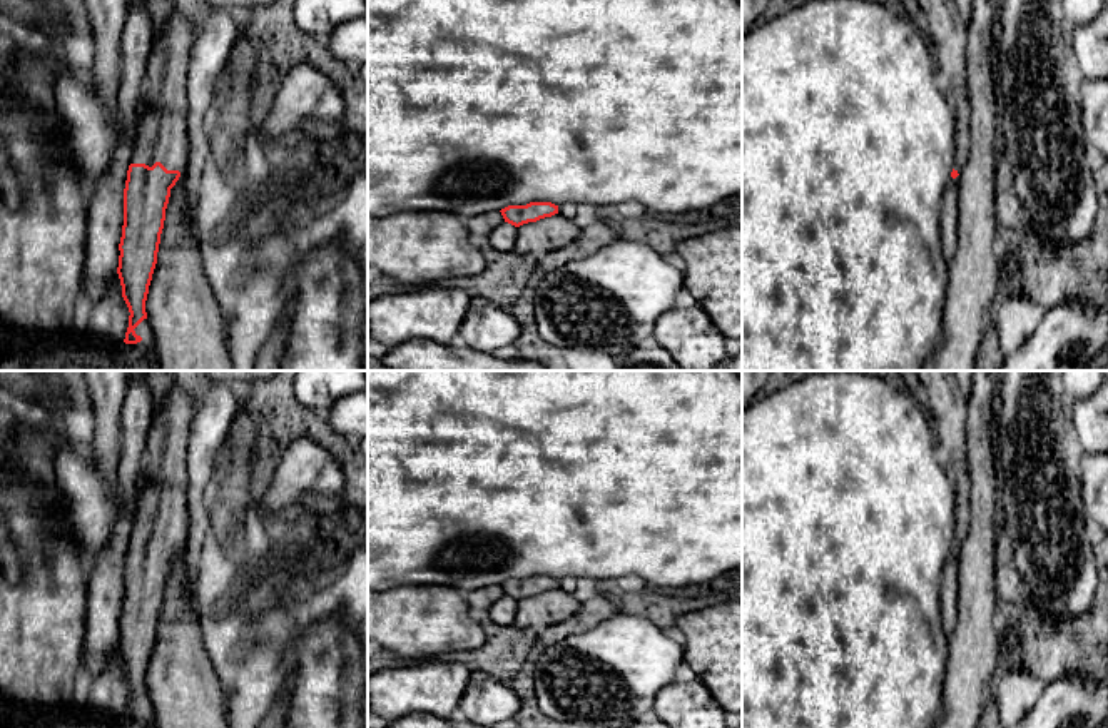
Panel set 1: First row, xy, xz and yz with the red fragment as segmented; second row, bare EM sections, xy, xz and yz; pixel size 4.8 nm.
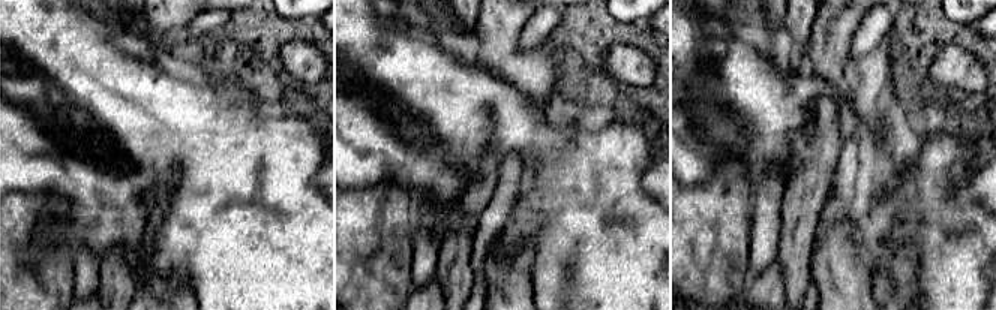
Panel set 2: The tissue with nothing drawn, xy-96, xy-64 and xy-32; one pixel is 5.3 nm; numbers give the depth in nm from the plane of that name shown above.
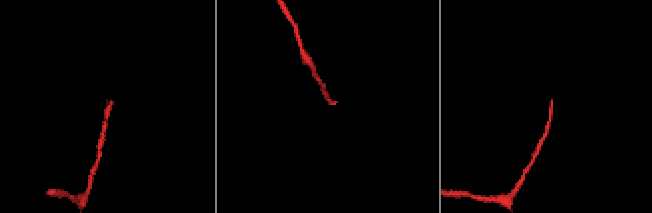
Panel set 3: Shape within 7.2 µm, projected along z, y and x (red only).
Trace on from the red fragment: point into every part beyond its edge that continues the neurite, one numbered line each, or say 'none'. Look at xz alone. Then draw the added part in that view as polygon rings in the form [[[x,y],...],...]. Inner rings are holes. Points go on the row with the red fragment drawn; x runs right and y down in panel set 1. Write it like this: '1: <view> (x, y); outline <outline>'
none

